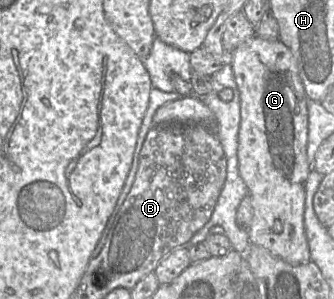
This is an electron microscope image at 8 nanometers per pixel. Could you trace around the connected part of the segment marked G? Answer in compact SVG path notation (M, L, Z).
M256 35L227 55L239 90L241 122L238 133L238 169L248 188L253 207L253 218L248 228L252 245L266 248L274 256L290 264L311 261L305 233L304 212L306 182L312 169L307 159L308 98L299 75L296 61L287 46L279 39L266 40Z

